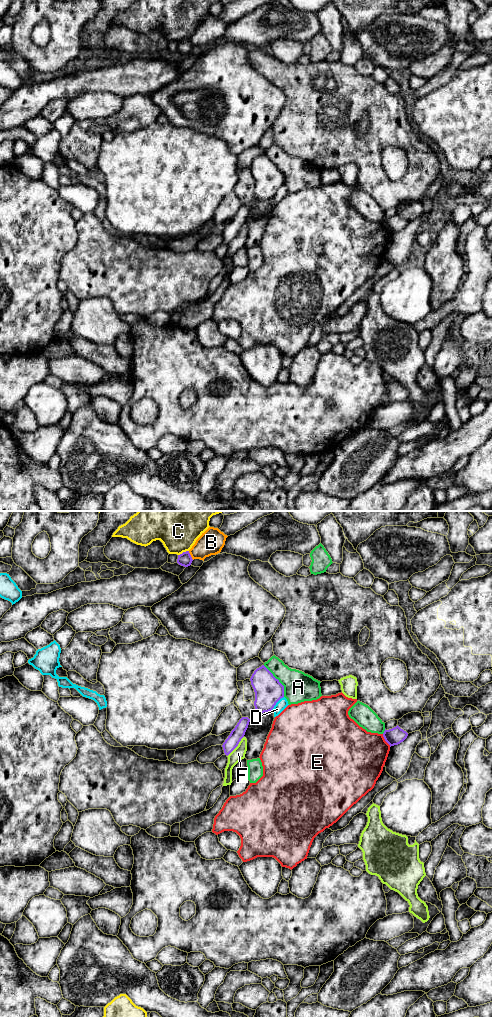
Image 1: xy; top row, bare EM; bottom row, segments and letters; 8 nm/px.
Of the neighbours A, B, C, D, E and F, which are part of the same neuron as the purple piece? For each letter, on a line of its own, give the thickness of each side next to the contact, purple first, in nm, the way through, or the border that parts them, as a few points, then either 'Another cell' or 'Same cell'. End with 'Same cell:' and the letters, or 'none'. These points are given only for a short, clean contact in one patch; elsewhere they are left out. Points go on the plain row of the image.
A: Thickness 220 nm (purple) against 240 nm. Another cell
B: Thickness 110 nm (purple) against 200 nm. Another cell
C: Thickness 110 nm (purple) against 320 nm. Another cell
D: Thickness 220 nm (purple) against 80 nm. Another cell
E: Thickness 140 nm (purple) against 420 nm. Another cell
F: Thickness 100 nm (purple) against 100 nm. Boundary: xy (243, 224), (238, 233), (227, 244). Another cell
Same cell: none

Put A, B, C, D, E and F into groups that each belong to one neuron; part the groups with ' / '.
A / B / C / D / E / F

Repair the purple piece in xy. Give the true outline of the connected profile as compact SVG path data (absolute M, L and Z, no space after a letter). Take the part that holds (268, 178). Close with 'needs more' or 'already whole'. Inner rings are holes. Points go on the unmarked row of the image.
M264 153L254 159L250 169L255 180L254 194L259 201L272 199L284 185L284 174Z | already whole

